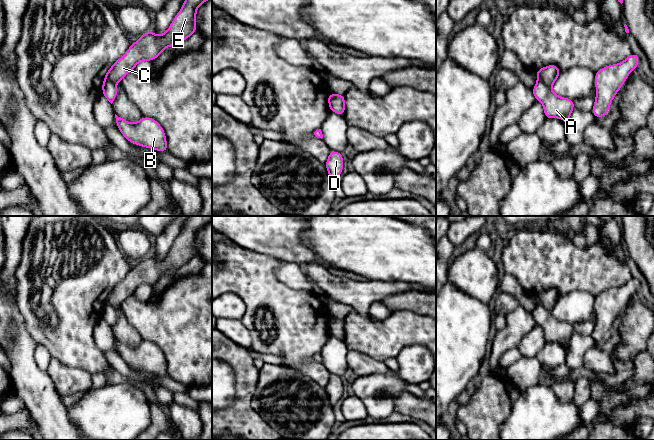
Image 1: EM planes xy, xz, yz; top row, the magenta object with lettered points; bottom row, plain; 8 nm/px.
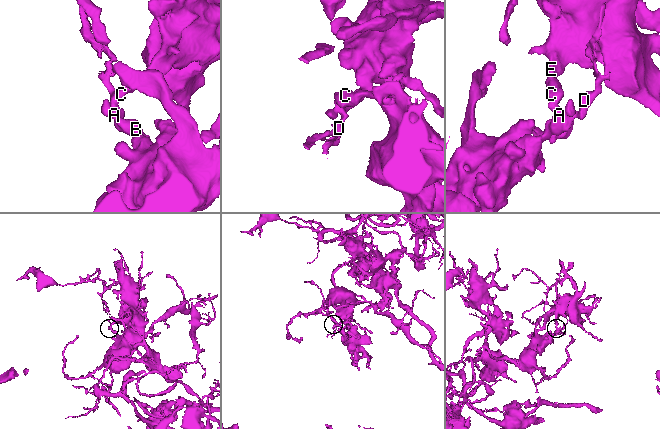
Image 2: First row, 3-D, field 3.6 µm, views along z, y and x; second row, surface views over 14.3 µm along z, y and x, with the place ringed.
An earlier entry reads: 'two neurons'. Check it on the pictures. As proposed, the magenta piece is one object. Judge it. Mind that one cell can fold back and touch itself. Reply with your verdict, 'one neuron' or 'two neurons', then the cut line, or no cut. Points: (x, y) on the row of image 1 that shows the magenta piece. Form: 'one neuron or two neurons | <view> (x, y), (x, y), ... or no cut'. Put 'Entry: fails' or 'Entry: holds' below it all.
two neurons | yz (538, 79), (550, 87)
Entry: holds

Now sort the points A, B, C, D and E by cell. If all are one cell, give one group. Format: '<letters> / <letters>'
A B D / C E

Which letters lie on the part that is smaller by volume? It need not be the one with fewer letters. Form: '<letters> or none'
C, E

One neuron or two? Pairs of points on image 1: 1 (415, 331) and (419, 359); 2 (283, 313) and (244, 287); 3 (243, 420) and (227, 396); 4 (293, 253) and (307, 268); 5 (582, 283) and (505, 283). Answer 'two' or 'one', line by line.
1: two
2: one
3: two
4: two
5: two

